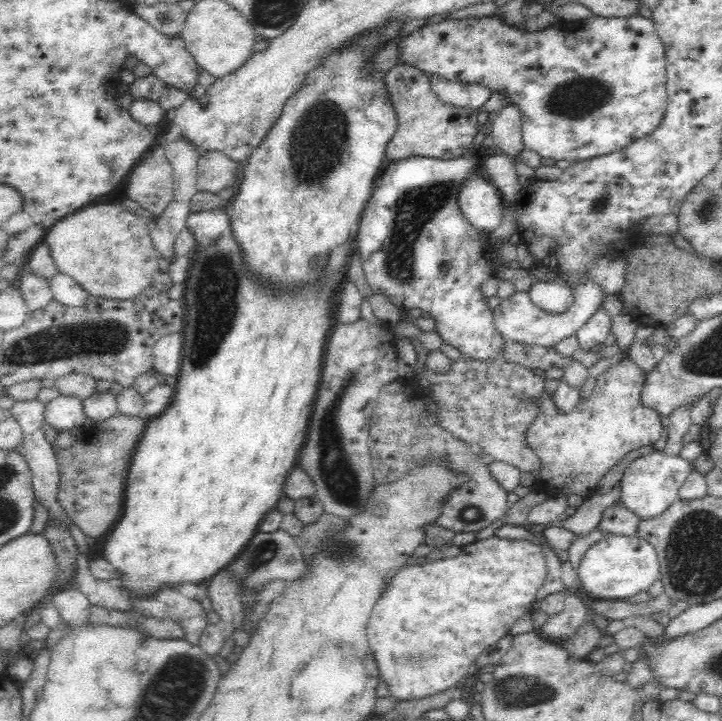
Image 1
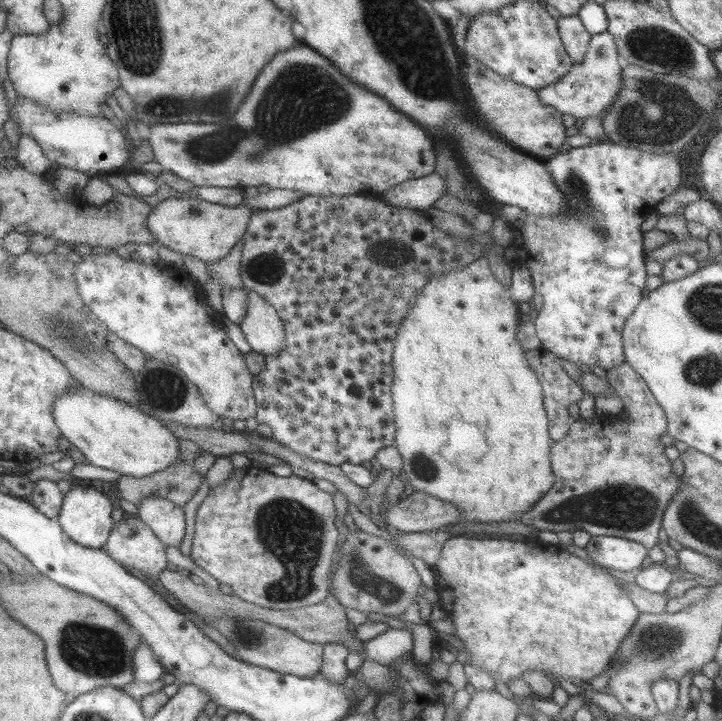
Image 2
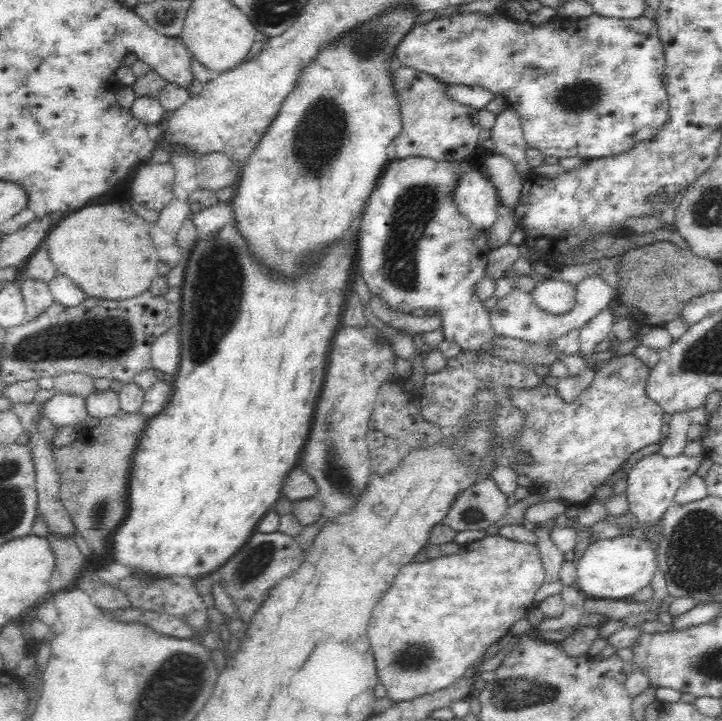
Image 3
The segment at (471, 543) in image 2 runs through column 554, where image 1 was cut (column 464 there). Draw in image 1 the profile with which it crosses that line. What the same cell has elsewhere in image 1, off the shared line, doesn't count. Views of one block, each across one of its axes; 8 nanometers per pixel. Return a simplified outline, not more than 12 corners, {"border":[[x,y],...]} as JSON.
{"border":[[539,543],[404,566],[366,628],[401,701],[465,680],[537,606]]}

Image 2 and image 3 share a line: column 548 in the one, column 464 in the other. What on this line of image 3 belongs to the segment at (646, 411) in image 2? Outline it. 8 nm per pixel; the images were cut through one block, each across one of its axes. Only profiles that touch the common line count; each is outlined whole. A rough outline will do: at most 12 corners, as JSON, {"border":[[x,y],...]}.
{"border":[[494,479],[473,482],[442,523],[484,530],[501,520],[507,496]]}

